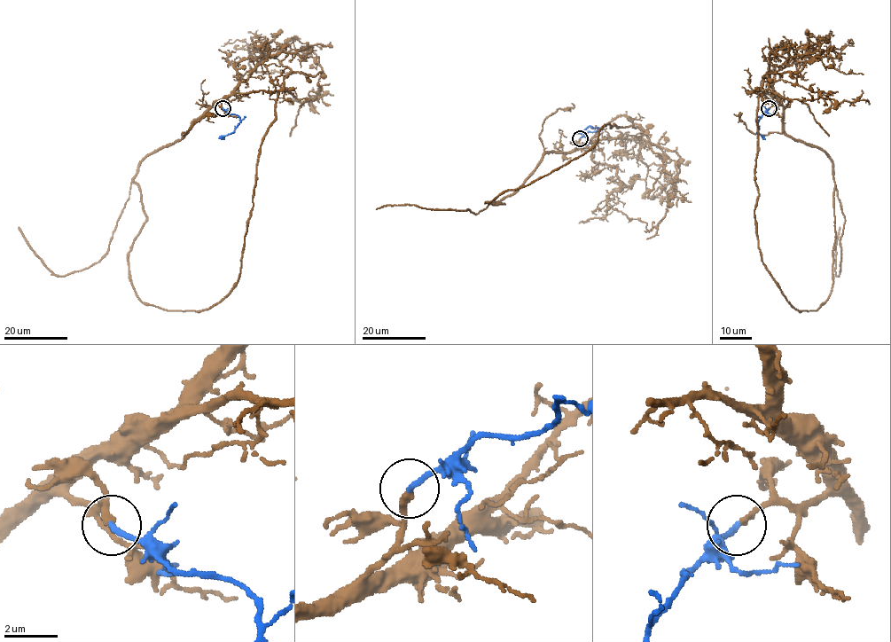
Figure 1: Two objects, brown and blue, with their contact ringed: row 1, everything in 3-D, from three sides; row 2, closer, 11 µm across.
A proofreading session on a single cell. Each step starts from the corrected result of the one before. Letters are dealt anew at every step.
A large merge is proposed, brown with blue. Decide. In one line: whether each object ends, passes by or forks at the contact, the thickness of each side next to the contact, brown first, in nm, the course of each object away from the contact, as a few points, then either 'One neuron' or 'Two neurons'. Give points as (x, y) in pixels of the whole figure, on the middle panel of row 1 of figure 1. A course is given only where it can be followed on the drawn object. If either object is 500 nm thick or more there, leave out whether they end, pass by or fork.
At the ring brown ends. At the ring blue ends. Thickness 240 nm (brown) against 220 nm. Course of brown: (580, 138), (572, 150), (547, 152), (512, 194), (492, 203), (504, 205), (486, 202), (561, 166). Course of blue: (580, 138), (597, 128), (589, 126), (576, 133). One neuron

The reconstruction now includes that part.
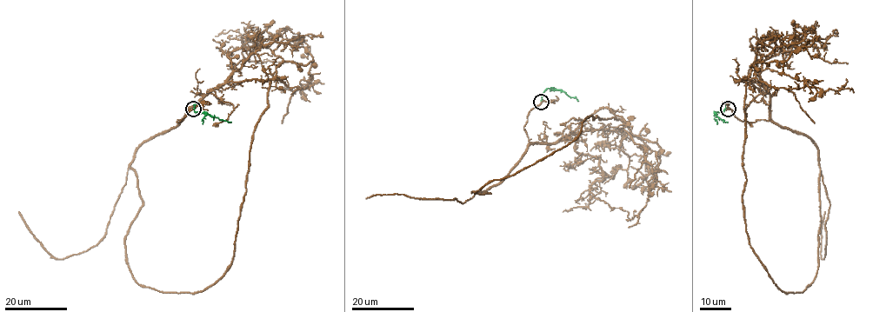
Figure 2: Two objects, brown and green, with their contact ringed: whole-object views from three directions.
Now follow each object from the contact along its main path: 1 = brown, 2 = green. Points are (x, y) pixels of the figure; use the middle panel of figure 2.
1: (541, 102), (528, 116), (524, 155), (498, 183), (478, 192), (489, 194), (472, 191), (573, 141)
2: (541, 102), (542, 94), (549, 88), (563, 90), (578, 101)

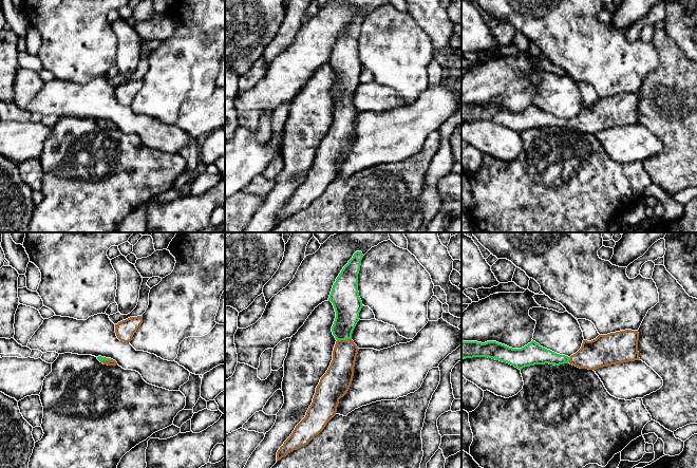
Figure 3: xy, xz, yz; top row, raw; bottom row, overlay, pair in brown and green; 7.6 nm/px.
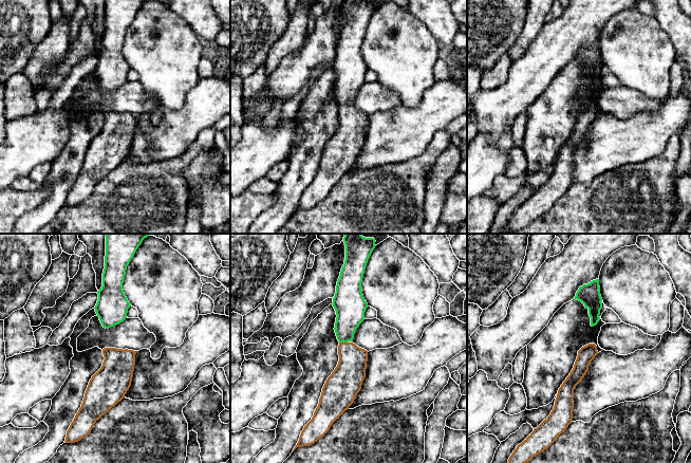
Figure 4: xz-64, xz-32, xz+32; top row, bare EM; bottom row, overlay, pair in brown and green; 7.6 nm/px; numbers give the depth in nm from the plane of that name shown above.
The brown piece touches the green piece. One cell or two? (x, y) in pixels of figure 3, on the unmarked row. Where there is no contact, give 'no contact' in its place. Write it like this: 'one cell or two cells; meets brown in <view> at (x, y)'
one cell; meets brown in xz at (343, 104)

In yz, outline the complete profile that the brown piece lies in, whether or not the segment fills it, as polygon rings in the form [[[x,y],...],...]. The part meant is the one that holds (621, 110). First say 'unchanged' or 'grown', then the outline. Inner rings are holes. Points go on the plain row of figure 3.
grown; [[[632,93],[620,94],[607,98],[599,98],[591,105],[583,104],[581,112],[570,120],[547,113],[533,104],[522,112],[512,112],[496,105],[487,105],[485,107],[477,105],[461,105],[461,120],[464,123],[473,120],[488,120],[507,126],[520,133],[534,128],[549,127],[560,129],[569,126],[580,132],[595,134],[599,131],[608,130],[611,128],[639,124],[638,104],[638,94]]]

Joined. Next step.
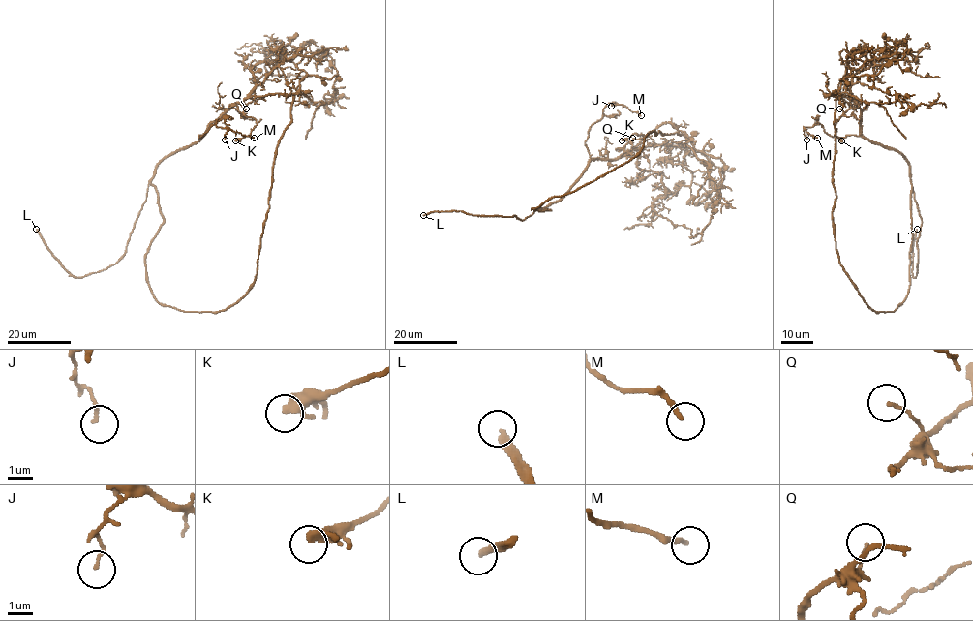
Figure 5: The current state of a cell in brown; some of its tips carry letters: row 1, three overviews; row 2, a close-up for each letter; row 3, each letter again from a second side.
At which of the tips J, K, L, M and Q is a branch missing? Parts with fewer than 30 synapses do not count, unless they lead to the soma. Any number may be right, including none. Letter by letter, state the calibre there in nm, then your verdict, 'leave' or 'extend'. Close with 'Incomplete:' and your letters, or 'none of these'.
J: 120 nm | leave
K: 320 nm | leave
L: 300 nm | extend
M: 180 nm | extend
Q: 110 nm | leave
Incomplete: L, M

